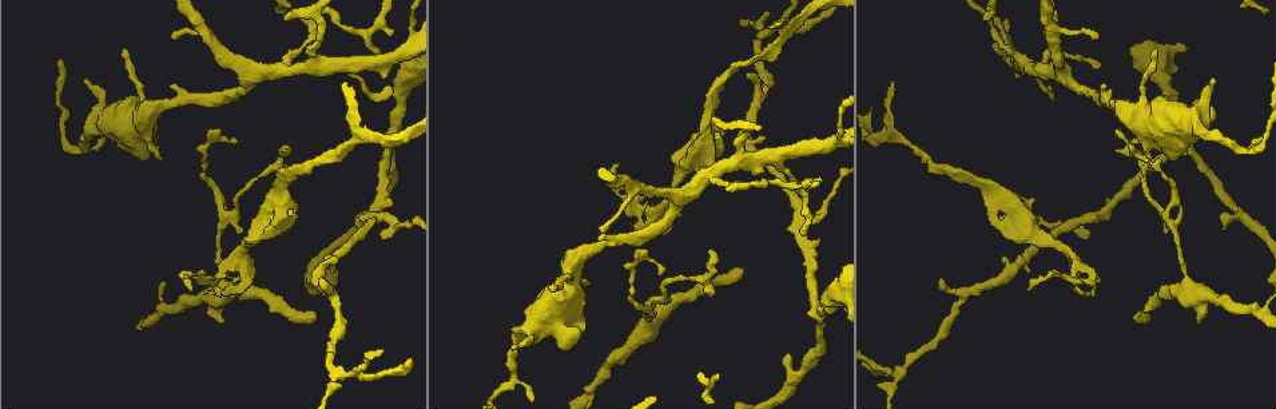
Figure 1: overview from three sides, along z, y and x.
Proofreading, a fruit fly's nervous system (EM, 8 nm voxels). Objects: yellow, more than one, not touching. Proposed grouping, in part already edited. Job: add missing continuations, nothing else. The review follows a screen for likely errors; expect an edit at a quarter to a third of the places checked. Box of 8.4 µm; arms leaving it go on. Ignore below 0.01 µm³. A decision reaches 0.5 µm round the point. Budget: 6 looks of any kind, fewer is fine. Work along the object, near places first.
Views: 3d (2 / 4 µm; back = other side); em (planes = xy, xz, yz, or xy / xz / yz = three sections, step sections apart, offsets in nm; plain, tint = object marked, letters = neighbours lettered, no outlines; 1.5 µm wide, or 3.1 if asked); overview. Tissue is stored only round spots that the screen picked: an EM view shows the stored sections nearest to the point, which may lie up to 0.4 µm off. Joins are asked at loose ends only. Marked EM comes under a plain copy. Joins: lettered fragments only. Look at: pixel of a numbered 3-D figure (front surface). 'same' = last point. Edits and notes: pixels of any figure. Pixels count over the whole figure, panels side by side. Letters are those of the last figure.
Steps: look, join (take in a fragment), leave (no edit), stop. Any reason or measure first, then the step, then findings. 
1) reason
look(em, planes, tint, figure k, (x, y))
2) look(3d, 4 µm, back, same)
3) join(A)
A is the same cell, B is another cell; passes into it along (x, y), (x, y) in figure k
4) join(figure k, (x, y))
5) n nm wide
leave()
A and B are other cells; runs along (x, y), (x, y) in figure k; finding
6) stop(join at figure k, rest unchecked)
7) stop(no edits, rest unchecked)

an open end
look(em, planes, letters, figure 1, (222, 322))

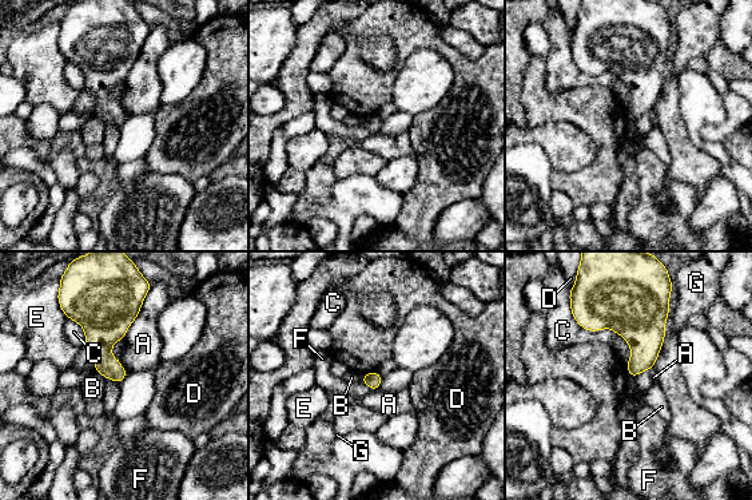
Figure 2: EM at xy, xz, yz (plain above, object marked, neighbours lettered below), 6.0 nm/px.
leave()
A, B, C, D, E, F and G are other cells; border along (651, 368), (635, 376) in figure 2; no lettered fragment goes on from it

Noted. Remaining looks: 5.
an open end
look(3d, 2 µm, figure 1, (748, 75))

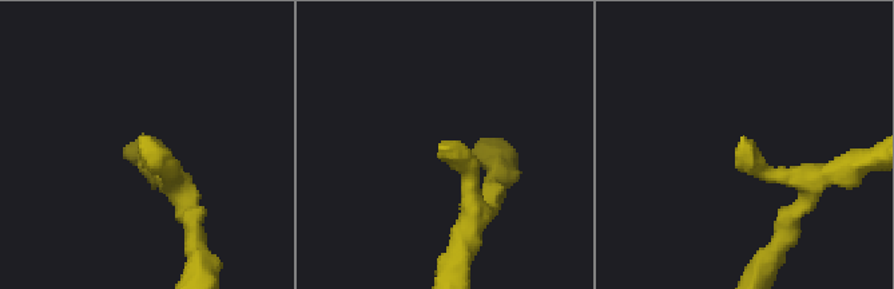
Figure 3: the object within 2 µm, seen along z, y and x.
now the EM
look(em, planes, letters, figure 3, (742, 139))

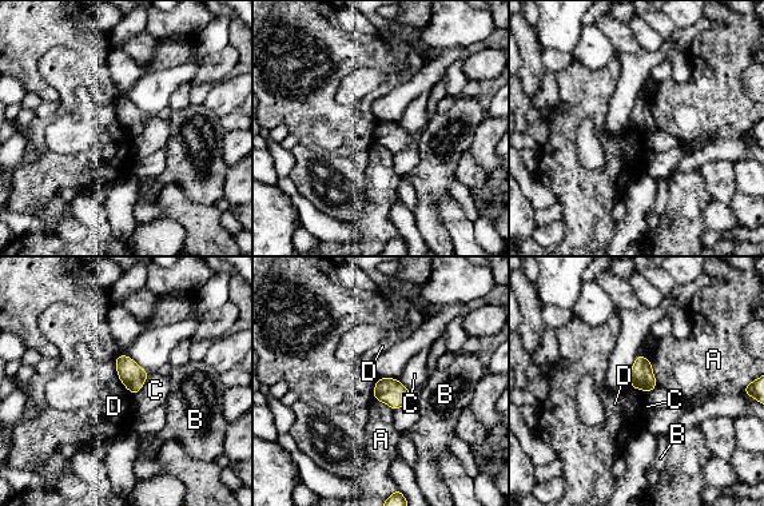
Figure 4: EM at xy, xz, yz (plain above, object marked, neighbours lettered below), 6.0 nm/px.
140 nm wide
leave()
A, B, C and D are other cells; border along (649, 359), (657, 385) in figure 4; none of them fits

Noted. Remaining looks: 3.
branch stops here
look(3d, 4 µm, figure 1, (894, 82))

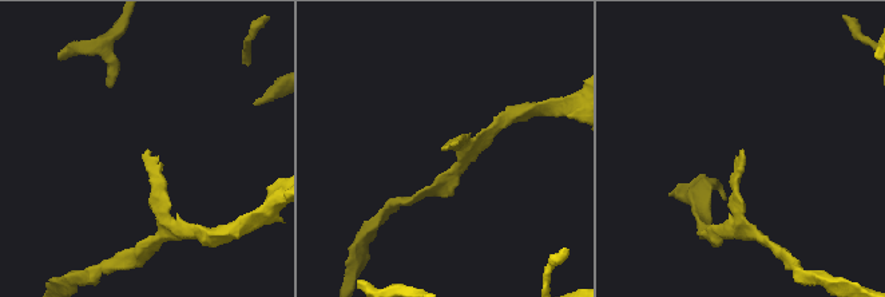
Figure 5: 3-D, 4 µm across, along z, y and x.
look(em, planes, tint, figure 5, (147, 153))

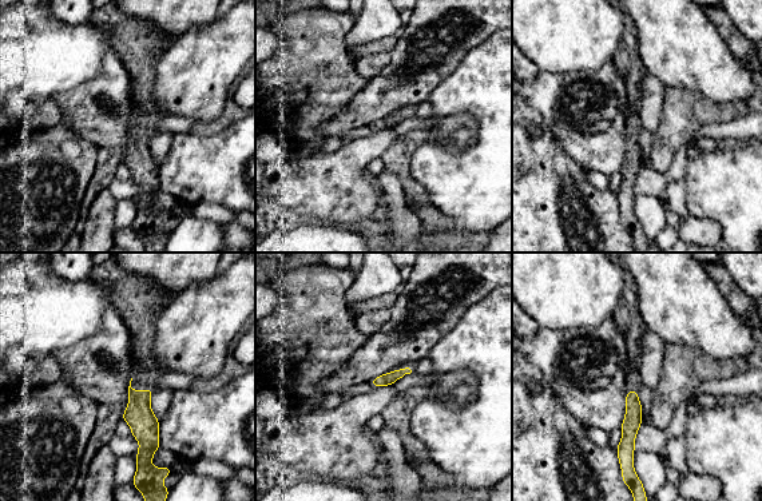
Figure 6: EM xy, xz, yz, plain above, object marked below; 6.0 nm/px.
look(em, planes, letters, same)

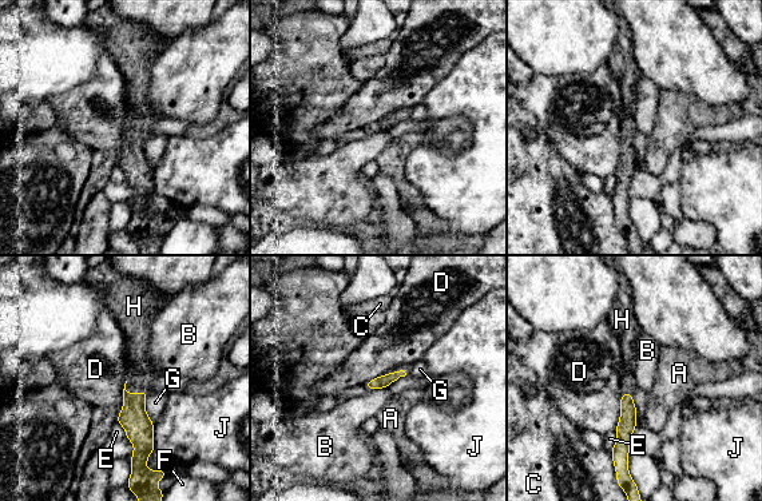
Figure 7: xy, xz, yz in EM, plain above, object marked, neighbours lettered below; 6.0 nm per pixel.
80 nm wide
join(H)
H is the same cell, A, B, C, D, E, F, G and J are other cells; passes into it along (383, 381), (400, 370), (407, 368) in figure 7; it goes on there

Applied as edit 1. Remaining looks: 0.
stop(join at figure 7, rest unchecked)

